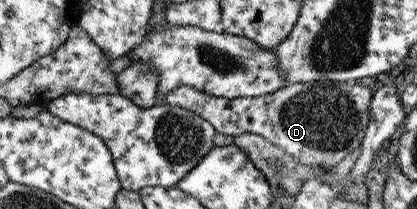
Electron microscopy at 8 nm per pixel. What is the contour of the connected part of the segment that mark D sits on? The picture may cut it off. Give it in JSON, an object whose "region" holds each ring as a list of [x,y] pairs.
{"region":[[[319,80],[283,87],[276,92],[257,98],[213,97],[210,94],[199,93],[189,86],[181,86],[167,94],[165,99],[156,96],[156,103],[162,100],[162,103],[196,112],[203,120],[210,122],[218,134],[235,137],[251,132],[271,142],[279,149],[283,149],[303,166],[323,166],[323,168],[331,169],[348,154],[360,148],[370,120],[370,105],[373,96],[373,92],[358,81],[345,83]]]}

